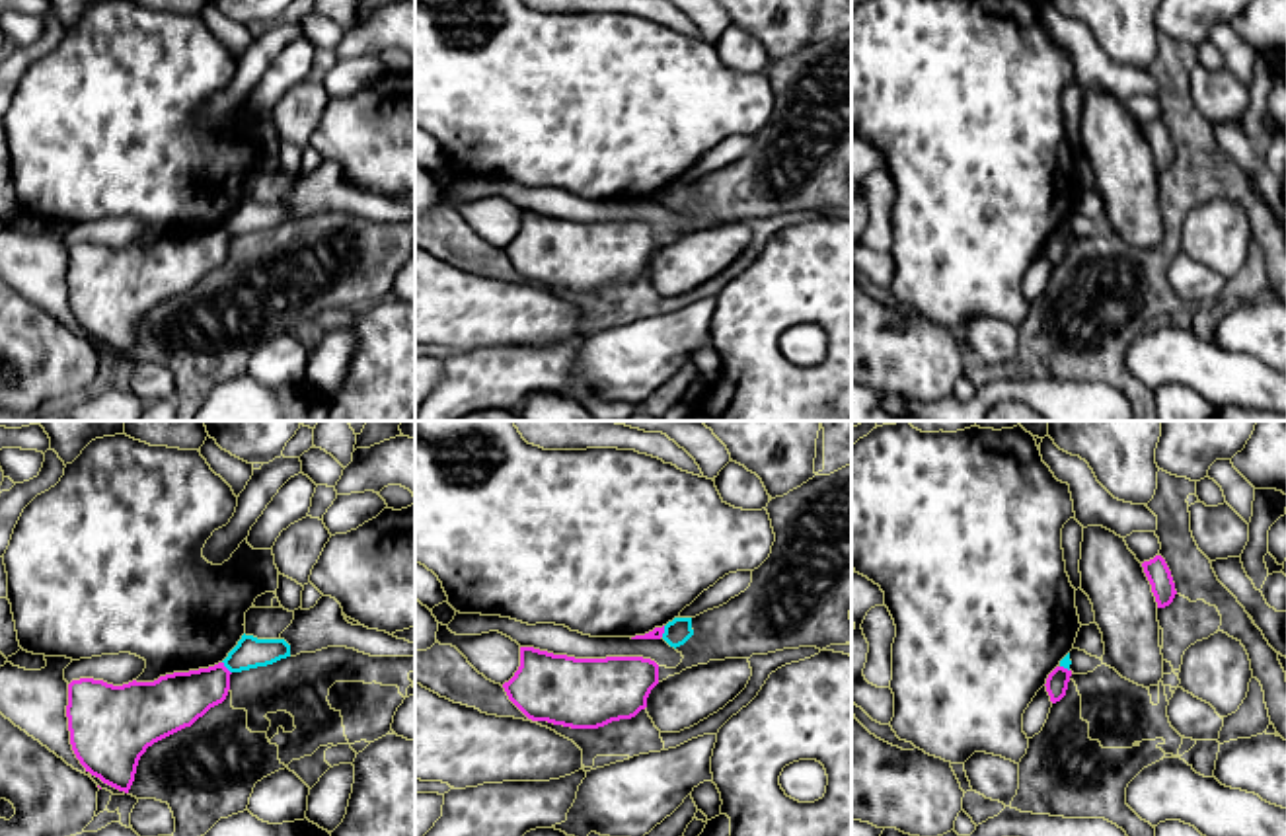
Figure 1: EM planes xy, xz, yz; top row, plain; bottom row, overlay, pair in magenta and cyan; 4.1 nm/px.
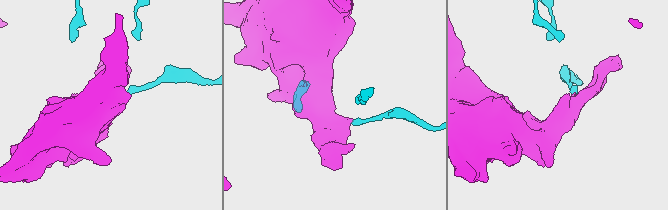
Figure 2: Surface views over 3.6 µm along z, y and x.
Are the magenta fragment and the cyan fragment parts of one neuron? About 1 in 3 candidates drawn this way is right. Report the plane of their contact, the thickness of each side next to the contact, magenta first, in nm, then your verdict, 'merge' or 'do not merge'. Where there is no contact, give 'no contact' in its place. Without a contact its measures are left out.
xy | 220/130 nm | do not merge

